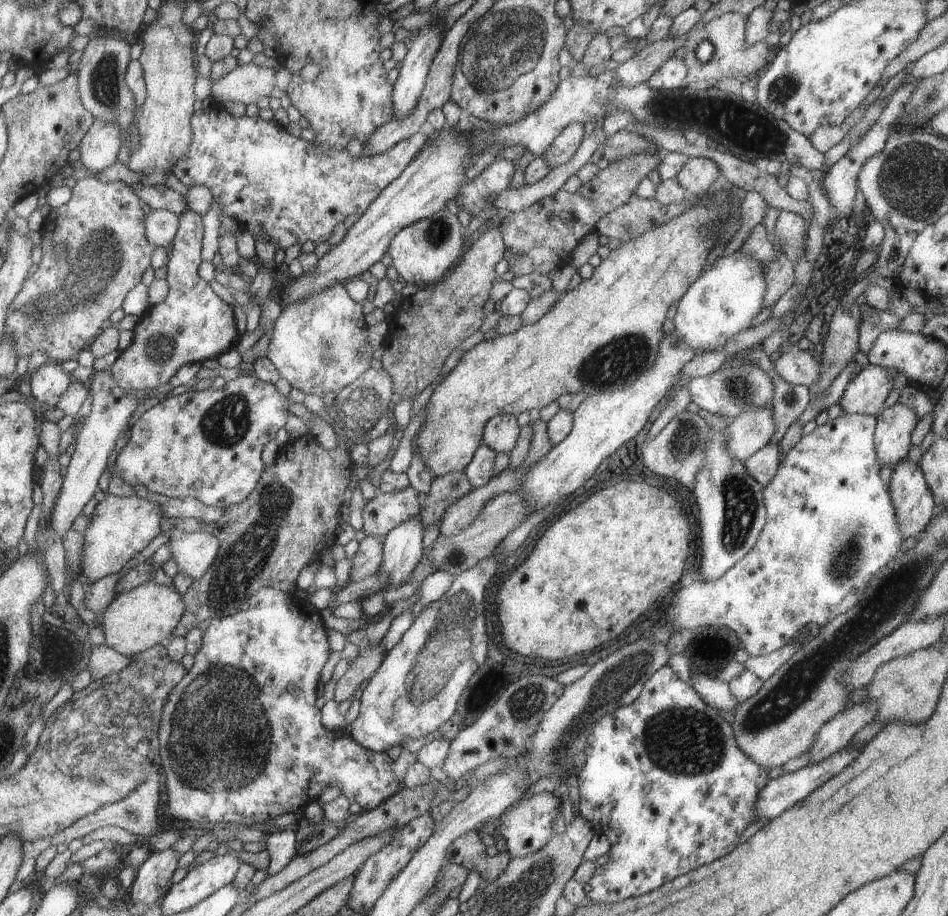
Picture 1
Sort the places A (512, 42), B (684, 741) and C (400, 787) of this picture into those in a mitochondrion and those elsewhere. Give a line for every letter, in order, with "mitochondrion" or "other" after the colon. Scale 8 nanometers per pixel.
A: mitochondrion
B: mitochondrion
C: other

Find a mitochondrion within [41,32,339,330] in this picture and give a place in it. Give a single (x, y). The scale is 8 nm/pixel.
(104, 83)

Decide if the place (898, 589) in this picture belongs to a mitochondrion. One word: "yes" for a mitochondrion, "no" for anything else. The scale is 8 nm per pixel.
yes

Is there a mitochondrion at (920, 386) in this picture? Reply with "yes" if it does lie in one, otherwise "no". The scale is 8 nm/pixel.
no

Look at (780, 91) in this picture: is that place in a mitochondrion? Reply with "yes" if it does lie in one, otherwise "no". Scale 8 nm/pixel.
yes

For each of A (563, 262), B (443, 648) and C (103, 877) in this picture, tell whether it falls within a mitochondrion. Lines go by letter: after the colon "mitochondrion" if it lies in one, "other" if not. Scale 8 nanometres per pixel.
A: other
B: mitochondrion
C: other

